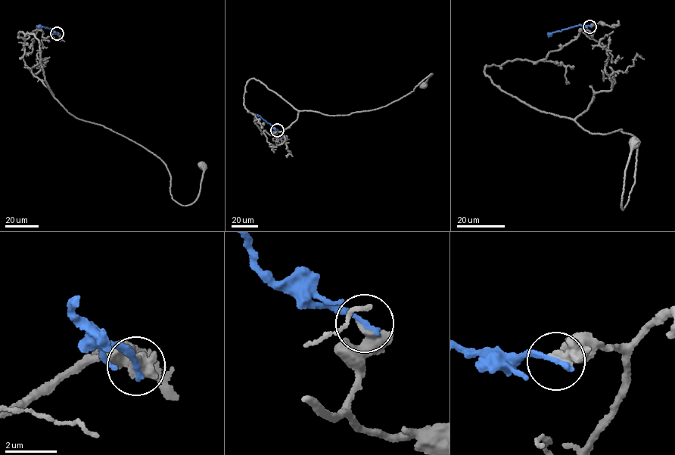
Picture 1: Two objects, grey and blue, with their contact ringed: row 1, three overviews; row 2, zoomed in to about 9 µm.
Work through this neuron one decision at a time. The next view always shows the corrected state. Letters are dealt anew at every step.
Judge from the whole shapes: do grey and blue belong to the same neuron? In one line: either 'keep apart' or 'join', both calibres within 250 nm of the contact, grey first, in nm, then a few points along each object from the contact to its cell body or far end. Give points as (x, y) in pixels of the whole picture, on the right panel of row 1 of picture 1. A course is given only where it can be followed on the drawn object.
keep apart; 480 nm thick on the grey side, 240 nm on the other; grey runs (590, 26), (592, 36), (581, 29), (542, 60), (483, 72), (590, 133), (636, 136), (623, 209), (634, 140); blue runs (590, 26), (573, 26), (552, 32), (549, 36)

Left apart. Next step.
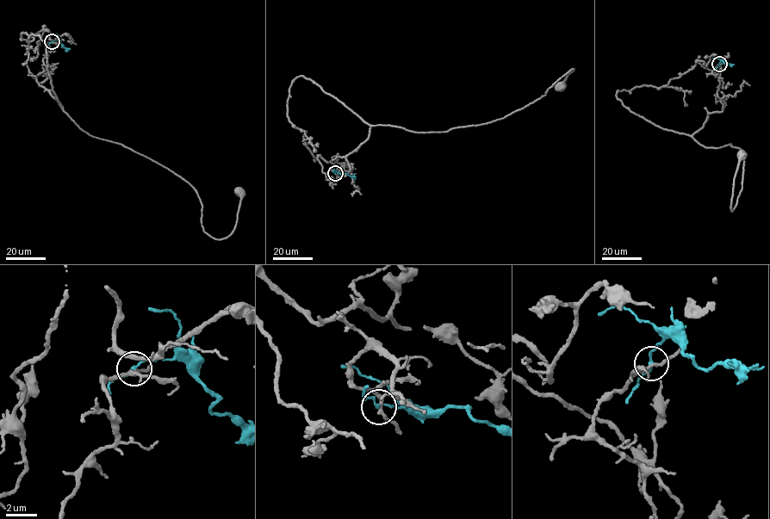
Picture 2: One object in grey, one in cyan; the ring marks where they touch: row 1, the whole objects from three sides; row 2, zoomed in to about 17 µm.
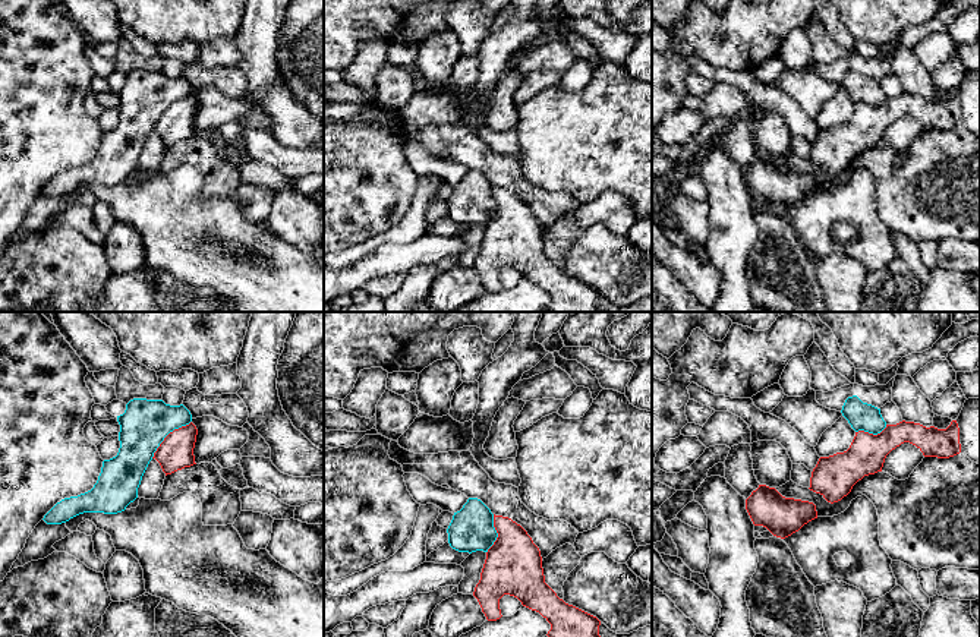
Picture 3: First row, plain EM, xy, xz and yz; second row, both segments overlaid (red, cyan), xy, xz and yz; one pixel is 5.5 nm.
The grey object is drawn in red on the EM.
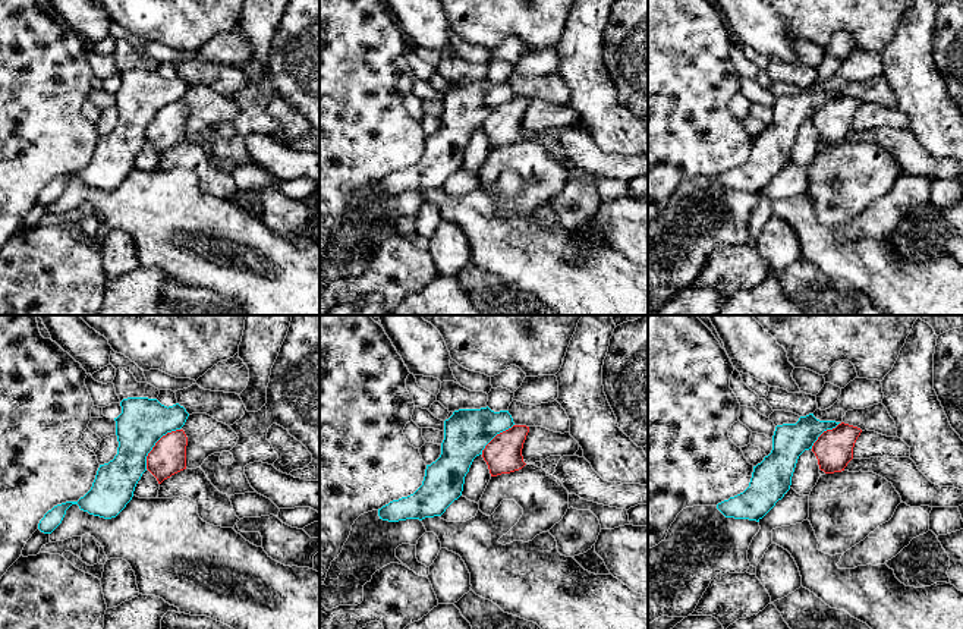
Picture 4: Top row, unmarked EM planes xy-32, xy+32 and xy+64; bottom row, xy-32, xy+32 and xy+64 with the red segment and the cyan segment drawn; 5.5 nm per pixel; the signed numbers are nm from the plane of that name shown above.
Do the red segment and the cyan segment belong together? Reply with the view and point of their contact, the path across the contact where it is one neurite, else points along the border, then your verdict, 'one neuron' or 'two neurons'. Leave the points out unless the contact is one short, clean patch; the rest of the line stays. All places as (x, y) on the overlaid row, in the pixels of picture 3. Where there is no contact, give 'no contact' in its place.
contact xy (167, 435); border xy (191, 421), (175, 428), (151, 457); two neurons

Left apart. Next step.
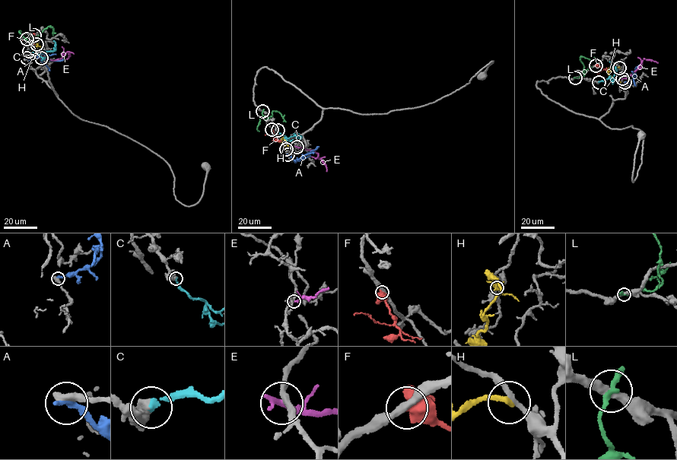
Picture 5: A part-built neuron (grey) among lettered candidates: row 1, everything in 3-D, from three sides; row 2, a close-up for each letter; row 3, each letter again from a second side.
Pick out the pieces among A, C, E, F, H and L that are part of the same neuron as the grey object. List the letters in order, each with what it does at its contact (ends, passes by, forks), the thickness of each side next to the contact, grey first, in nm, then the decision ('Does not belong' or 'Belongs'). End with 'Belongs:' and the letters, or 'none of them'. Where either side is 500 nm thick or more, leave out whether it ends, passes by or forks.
A: It ends there. Thickness 480 nm (grey) against 320 nm. Does not belong
C: Thickness 550 nm (grey) against 260 nm. Belongs
E: It ends there. Thickness 280 nm (grey) against 280 nm. Does not belong
F: Thickness 320 nm (grey) against 750 nm. Does not belong
H: It ends there. Thickness 220 nm (grey) against 280 nm. Does not belong
L: It passes by. Thickness 360 nm (grey) against 240 nm. Does not belong
Belongs: C

